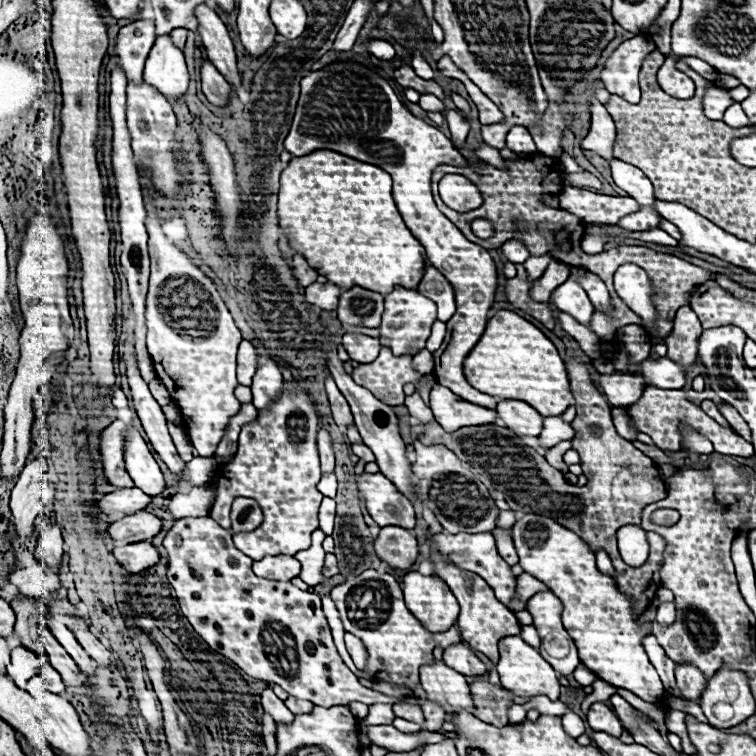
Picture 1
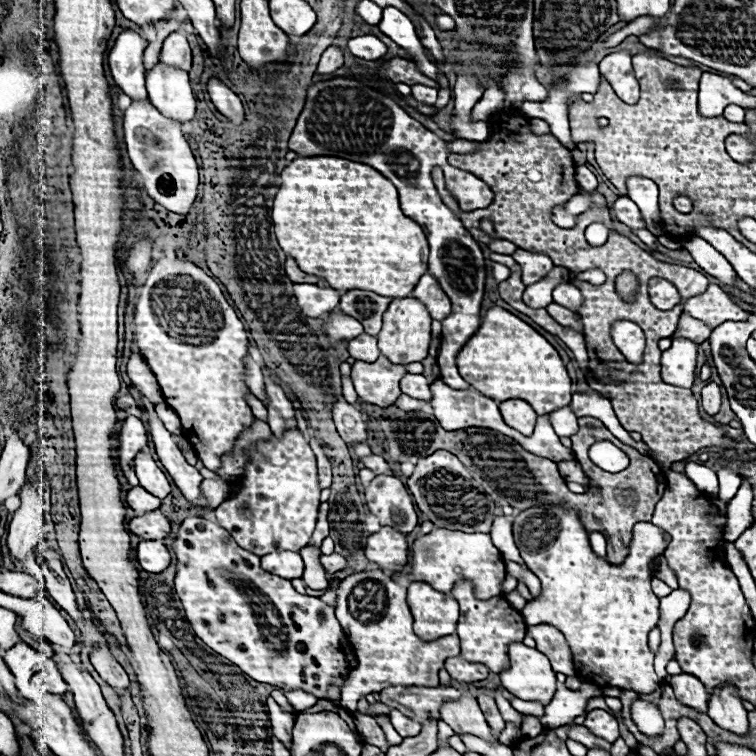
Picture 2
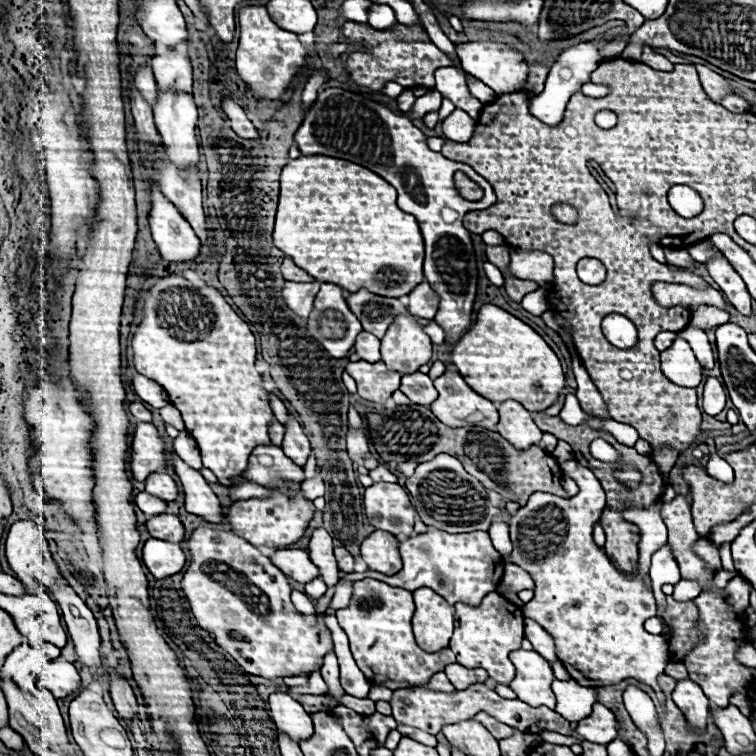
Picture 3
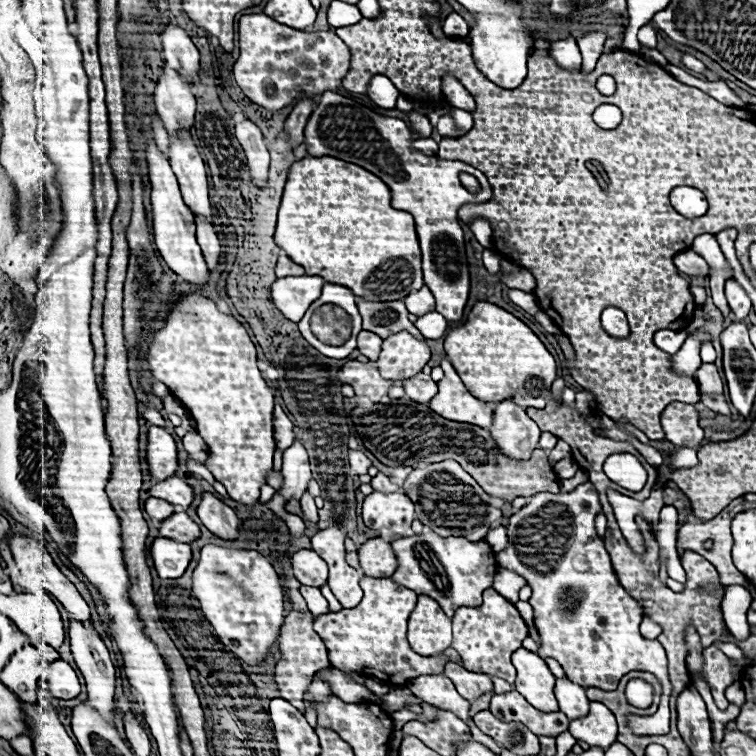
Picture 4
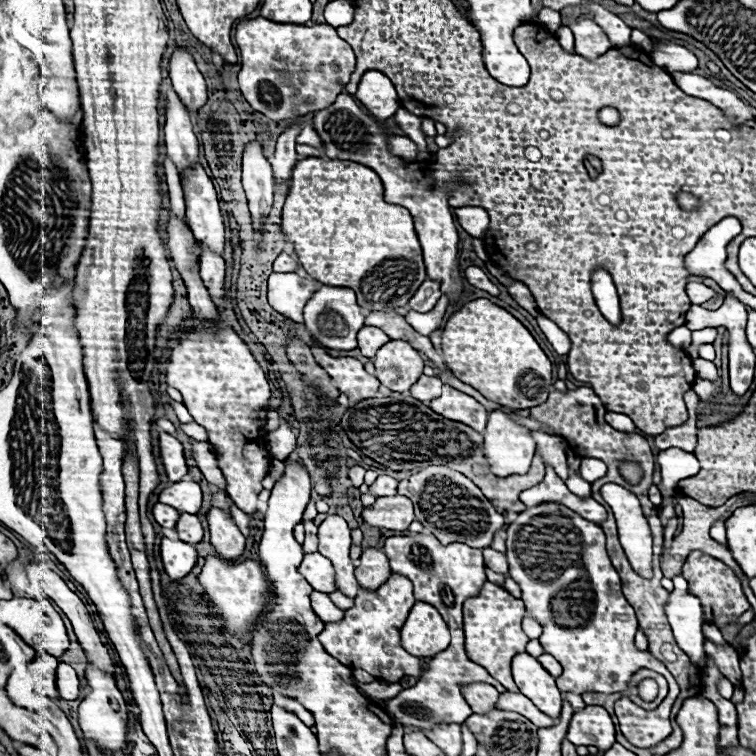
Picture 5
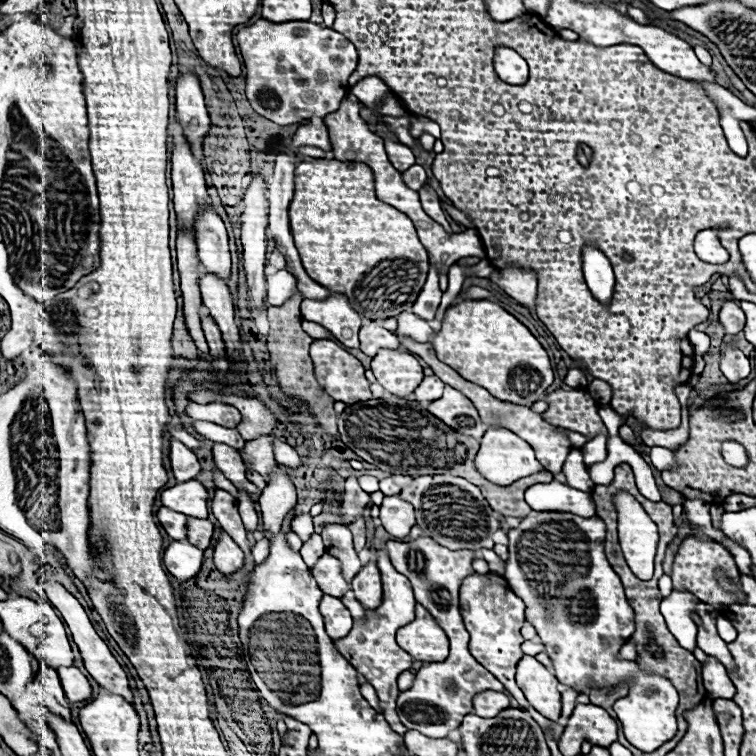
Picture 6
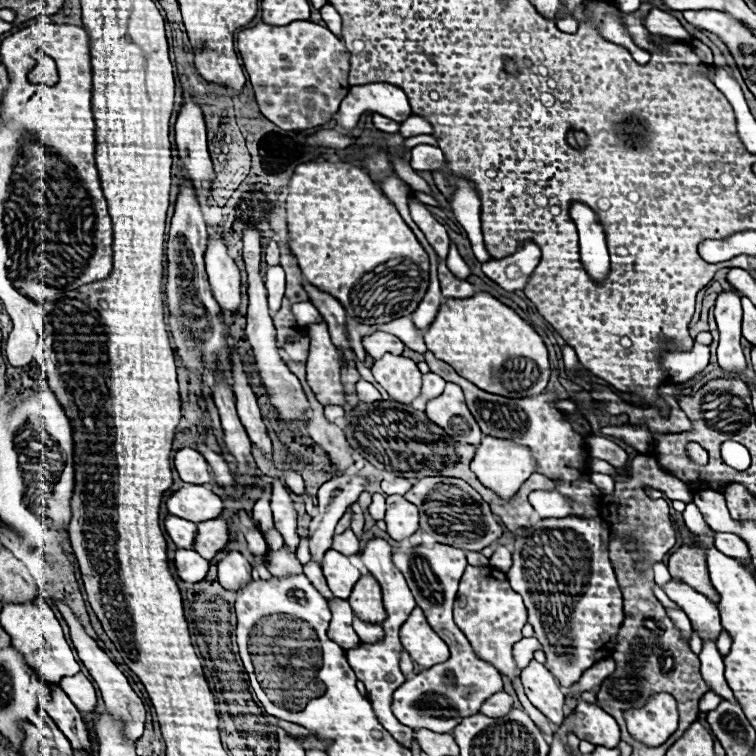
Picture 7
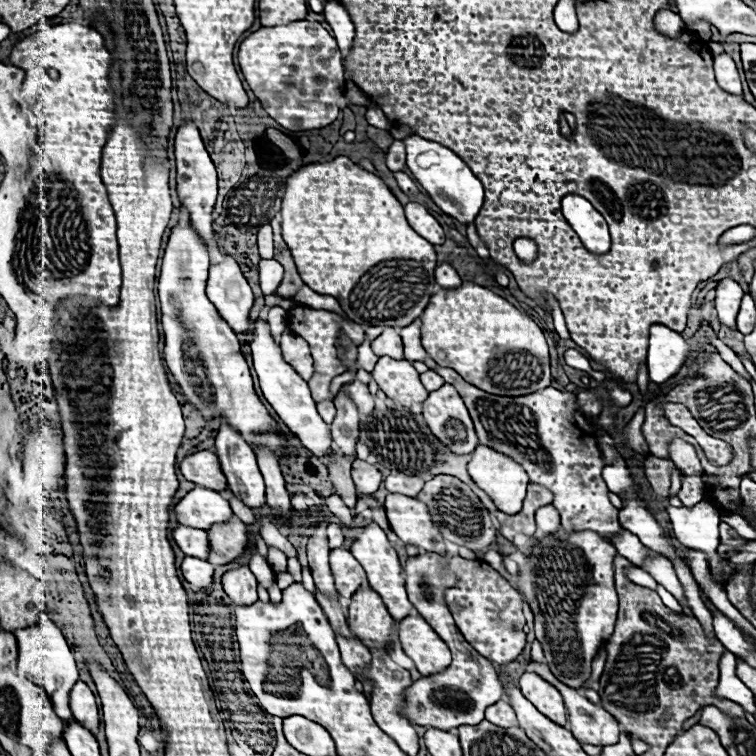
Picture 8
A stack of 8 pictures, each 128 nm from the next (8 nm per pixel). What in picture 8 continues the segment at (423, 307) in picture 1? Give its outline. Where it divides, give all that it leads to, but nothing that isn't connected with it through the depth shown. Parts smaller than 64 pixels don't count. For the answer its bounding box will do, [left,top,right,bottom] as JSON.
[374,358,428,406]

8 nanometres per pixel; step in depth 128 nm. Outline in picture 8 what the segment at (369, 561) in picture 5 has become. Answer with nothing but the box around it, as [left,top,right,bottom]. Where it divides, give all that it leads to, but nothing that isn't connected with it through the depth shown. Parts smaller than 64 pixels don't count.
[348,586,394,648]

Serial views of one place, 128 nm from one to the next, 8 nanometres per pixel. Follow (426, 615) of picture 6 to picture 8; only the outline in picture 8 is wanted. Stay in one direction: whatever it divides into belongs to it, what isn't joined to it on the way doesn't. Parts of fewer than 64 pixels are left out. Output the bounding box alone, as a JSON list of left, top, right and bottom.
[400,616,450,676]

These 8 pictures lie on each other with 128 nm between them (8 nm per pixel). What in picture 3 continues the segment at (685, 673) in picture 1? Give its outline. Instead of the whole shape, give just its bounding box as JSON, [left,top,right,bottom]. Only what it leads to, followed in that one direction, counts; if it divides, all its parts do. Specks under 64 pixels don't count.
[672,678,710,730]

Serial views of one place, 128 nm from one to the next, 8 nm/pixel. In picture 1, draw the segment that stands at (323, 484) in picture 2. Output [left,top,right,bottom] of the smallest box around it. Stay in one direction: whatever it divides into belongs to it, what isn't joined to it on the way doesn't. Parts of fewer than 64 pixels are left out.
[318,430,334,472]

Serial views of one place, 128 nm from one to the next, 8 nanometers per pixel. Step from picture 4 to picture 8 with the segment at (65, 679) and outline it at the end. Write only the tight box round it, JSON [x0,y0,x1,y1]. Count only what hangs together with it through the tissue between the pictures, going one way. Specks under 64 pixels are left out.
[68,680,98,736]

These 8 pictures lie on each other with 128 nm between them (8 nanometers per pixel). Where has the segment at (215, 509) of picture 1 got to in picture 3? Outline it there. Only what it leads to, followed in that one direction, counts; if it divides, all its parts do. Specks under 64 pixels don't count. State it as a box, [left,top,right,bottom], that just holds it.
[226,484,314,548]

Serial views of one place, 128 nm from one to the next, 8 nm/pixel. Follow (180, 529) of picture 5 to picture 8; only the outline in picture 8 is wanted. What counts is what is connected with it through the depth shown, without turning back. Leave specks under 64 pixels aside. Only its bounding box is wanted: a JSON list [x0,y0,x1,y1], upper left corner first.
[206,516,248,566]

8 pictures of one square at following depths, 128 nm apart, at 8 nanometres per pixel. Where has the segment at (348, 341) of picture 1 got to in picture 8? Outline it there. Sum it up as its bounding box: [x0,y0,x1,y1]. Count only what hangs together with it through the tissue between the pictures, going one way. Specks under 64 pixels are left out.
[372,328,402,360]

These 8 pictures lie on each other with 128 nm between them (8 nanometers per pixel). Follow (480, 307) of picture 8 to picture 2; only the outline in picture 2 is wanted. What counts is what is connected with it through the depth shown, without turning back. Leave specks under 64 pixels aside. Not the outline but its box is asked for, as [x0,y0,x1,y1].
[456,306,572,416]

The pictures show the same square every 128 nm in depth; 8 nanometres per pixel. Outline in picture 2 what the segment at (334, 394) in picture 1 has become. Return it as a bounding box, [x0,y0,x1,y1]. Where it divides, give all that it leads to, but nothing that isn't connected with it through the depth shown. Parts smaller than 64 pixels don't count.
[332,396,368,446]

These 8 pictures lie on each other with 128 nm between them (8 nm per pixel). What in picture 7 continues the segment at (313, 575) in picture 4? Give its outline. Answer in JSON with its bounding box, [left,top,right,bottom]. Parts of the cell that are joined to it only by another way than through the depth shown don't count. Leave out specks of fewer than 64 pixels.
[322,550,360,600]

